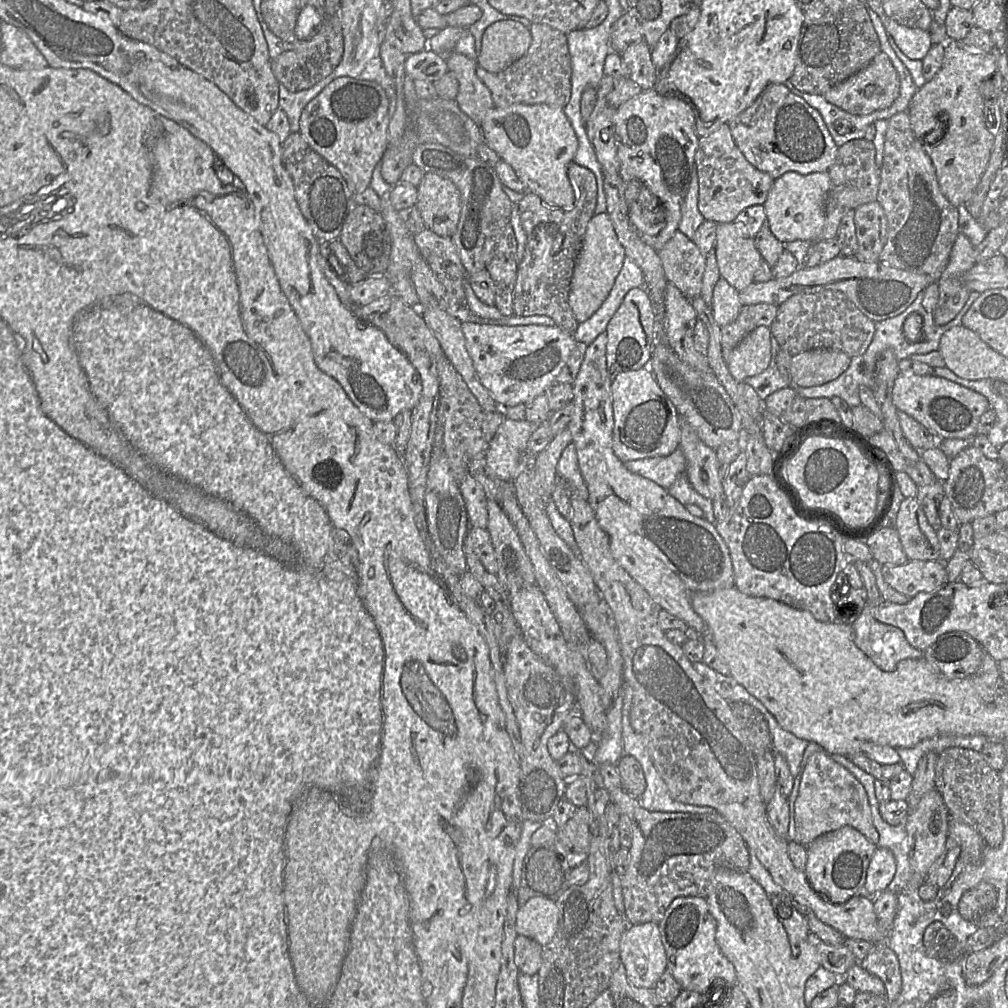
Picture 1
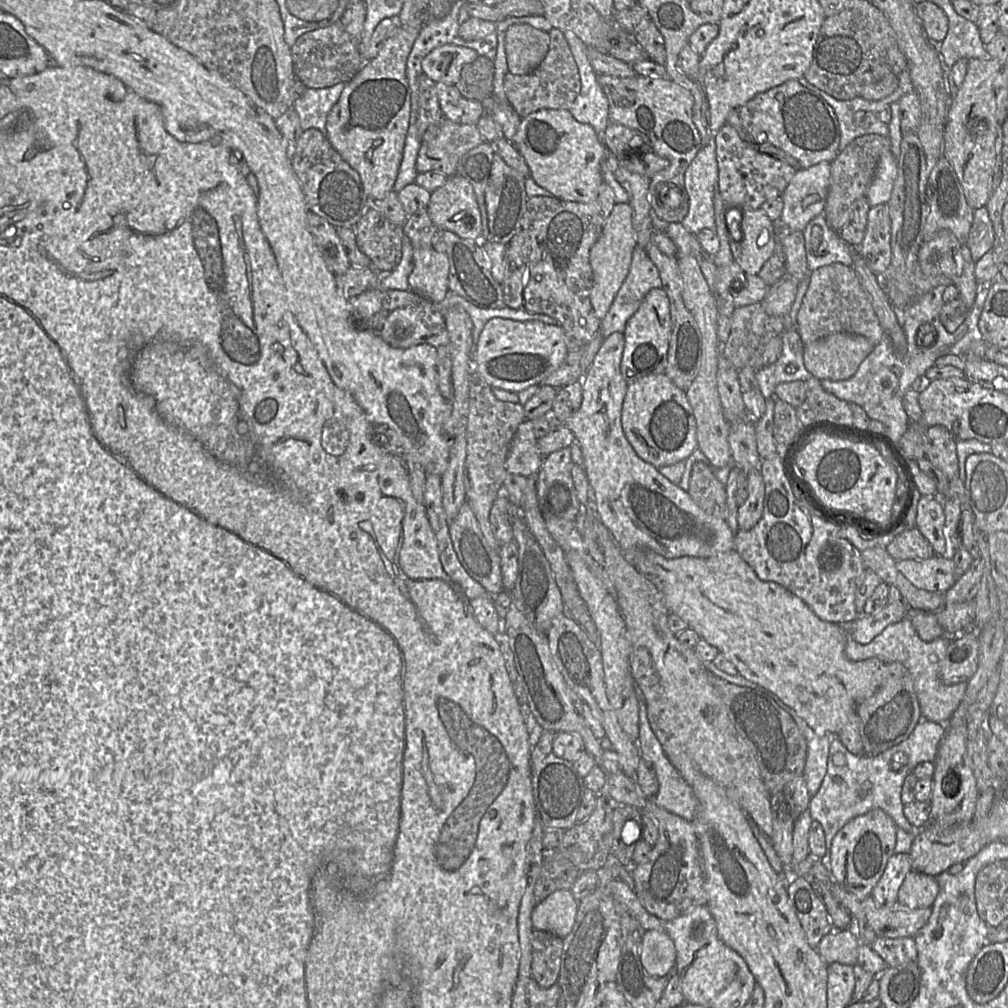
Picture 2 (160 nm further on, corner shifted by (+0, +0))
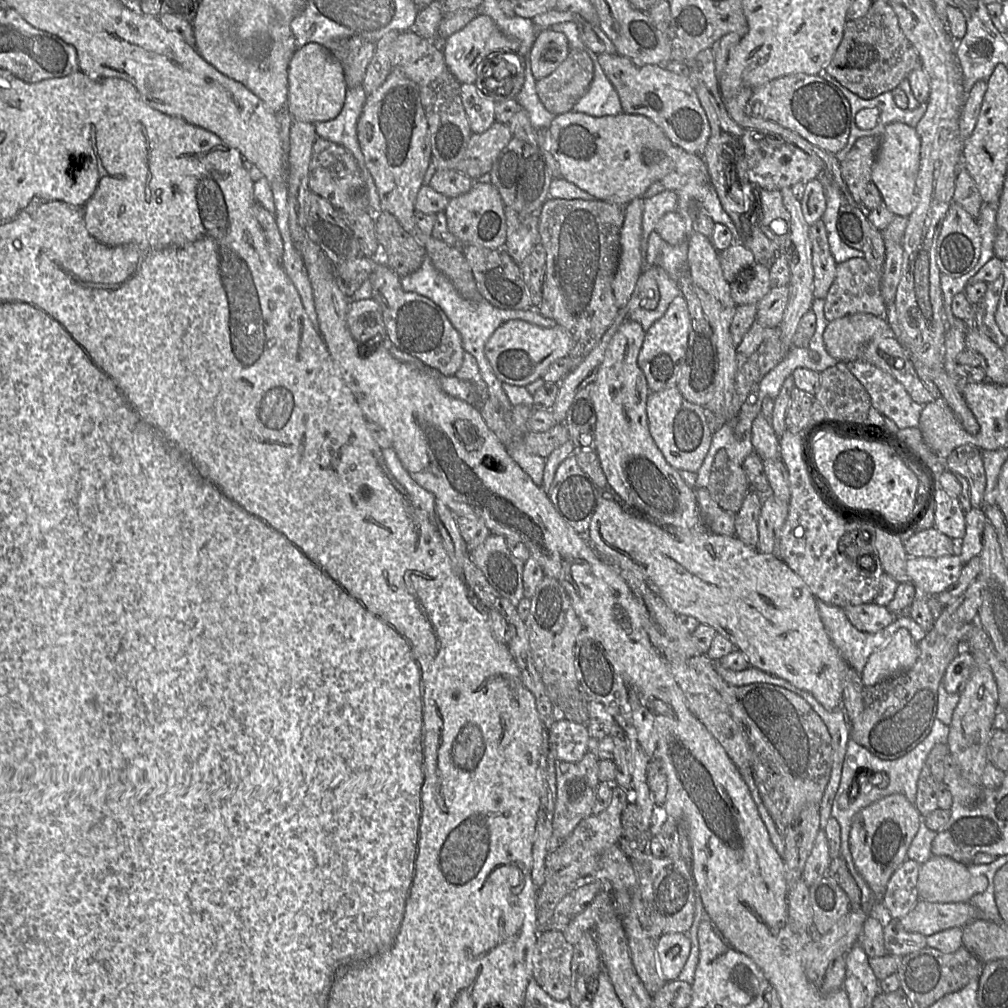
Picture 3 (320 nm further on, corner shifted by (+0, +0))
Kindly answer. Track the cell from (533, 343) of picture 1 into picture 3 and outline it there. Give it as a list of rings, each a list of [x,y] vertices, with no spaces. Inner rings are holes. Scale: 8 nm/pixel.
[[[510,320],[494,331],[485,344],[484,352],[502,384],[526,387],[542,378],[556,360],[567,357],[571,348],[571,336],[561,326],[545,328],[522,320]]]

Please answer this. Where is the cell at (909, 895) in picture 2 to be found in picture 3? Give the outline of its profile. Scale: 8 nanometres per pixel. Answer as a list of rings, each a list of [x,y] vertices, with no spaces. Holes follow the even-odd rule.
[[[932,856],[920,864],[917,892],[920,900],[929,902],[968,902],[988,884],[986,876],[971,874],[966,864],[949,856]]]

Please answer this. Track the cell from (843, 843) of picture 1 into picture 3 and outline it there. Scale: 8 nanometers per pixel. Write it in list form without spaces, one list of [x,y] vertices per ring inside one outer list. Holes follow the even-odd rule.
[[[903,794],[885,796],[858,811],[852,820],[849,849],[855,868],[870,887],[874,902],[869,916],[887,925],[893,918],[882,904],[885,888],[893,872],[907,859],[907,851],[923,816]]]

